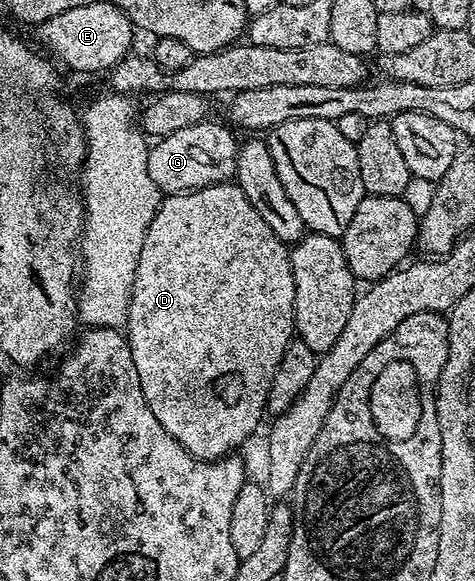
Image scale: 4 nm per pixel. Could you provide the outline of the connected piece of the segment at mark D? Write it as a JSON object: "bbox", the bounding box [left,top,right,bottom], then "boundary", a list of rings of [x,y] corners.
{"bbox":[125,181,296,461],"boundary":[[[218,181],[215,185],[193,189],[190,193],[173,193],[162,198],[148,225],[137,263],[125,336],[133,351],[133,363],[137,367],[141,391],[145,395],[149,411],[157,415],[157,423],[161,423],[161,427],[165,427],[165,431],[169,431],[169,435],[173,435],[173,439],[177,439],[177,443],[184,445],[194,457],[202,461],[218,460],[230,451],[238,450],[235,448],[258,427],[259,416],[264,416],[267,407],[267,392],[271,386],[273,371],[277,371],[277,363],[281,363],[285,347],[296,336],[295,288],[288,246],[277,239],[277,235],[273,235],[273,230],[265,224],[265,219],[257,215],[253,203],[245,199],[245,191],[241,191],[239,185],[231,181]]]}

